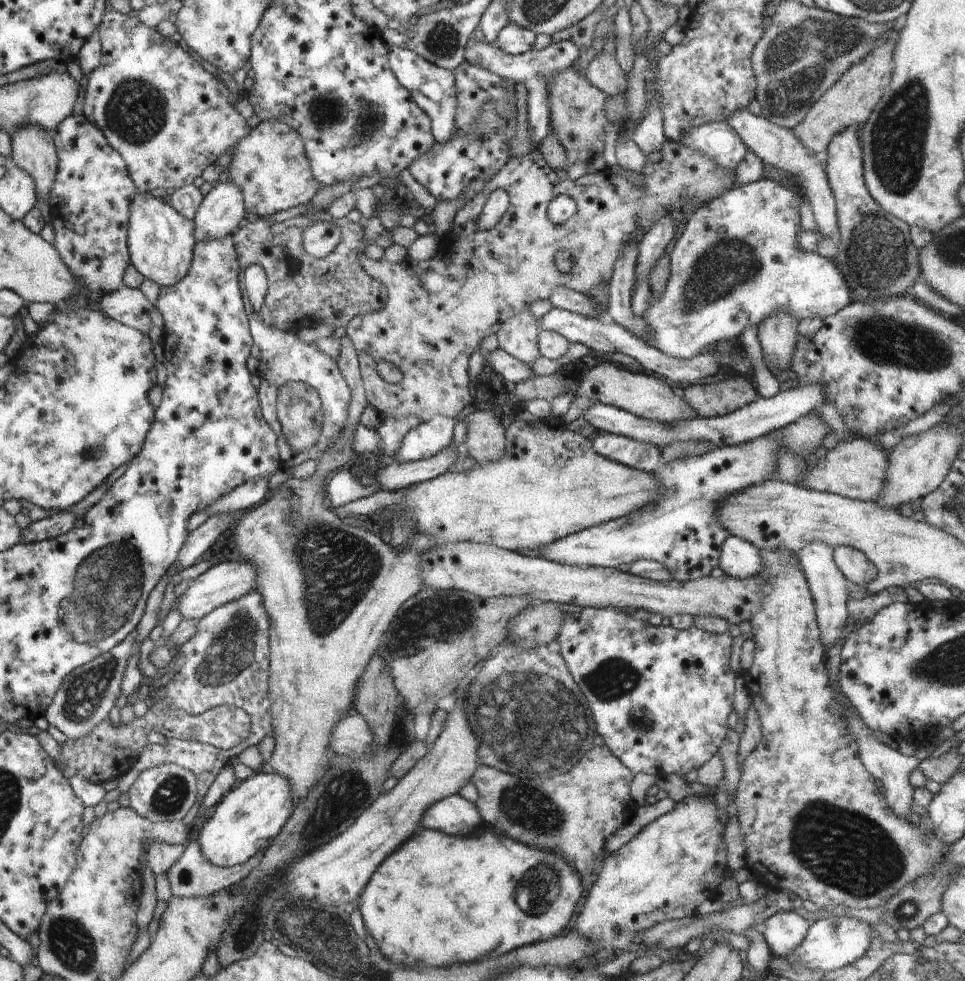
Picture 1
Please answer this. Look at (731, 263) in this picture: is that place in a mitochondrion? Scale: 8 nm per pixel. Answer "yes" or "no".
yes

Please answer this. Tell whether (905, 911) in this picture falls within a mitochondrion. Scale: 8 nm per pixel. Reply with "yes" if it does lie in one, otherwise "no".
yes

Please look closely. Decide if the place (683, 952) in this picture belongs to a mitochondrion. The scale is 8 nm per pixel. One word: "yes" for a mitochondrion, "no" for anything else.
no

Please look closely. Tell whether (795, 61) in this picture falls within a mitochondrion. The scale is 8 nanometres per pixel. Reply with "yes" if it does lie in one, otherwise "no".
yes

